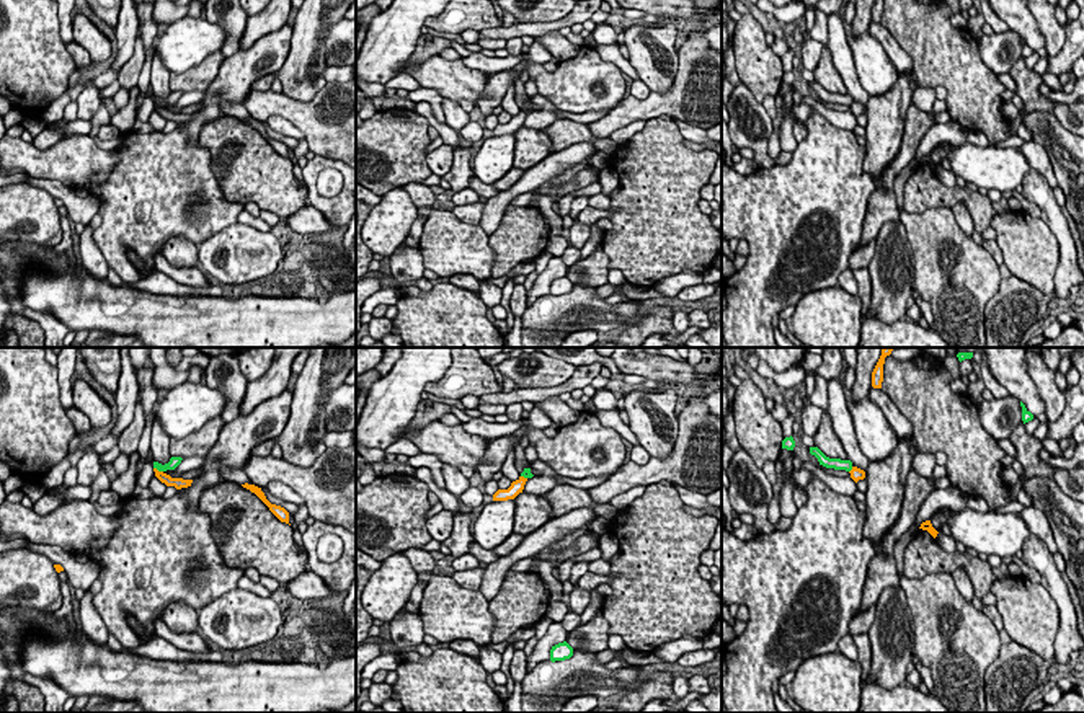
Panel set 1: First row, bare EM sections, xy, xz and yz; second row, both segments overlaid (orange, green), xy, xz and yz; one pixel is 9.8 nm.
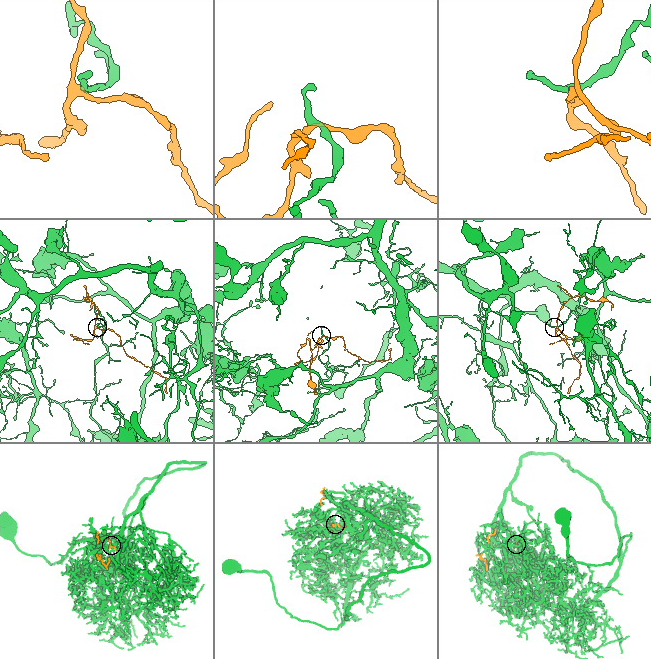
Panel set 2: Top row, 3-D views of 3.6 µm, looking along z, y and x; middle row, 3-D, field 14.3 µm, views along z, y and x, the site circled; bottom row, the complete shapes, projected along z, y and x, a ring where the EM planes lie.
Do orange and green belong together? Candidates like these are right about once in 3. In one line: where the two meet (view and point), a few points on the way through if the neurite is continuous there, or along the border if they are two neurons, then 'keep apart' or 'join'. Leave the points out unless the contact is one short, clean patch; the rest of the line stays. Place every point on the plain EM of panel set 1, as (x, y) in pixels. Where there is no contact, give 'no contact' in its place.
contact xy (157, 105); border xy (154, 101), (162, 106); keep apart

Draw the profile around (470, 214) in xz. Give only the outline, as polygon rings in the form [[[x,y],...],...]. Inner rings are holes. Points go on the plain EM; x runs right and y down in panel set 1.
[[[477,201],[473,204],[454,206],[451,212],[464,224],[478,225],[483,207],[485,202]]]

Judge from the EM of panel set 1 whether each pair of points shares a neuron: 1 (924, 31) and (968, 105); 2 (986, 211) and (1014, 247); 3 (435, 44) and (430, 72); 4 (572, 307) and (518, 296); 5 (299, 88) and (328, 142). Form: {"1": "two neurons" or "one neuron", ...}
{"1": "one neuron", "2": "two neurons", "3": "two neurons", "4": "two neurons", "5": "two neurons"}

